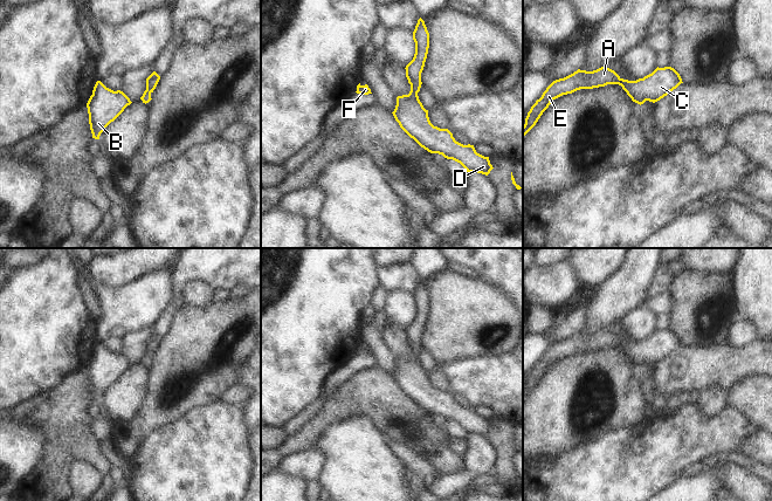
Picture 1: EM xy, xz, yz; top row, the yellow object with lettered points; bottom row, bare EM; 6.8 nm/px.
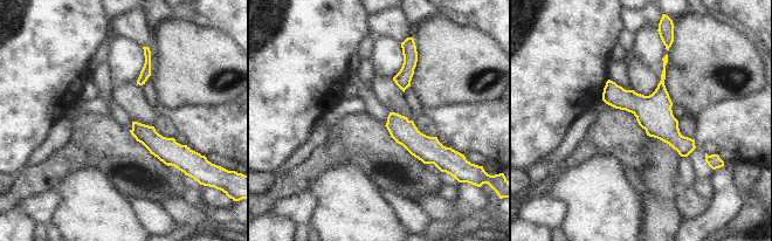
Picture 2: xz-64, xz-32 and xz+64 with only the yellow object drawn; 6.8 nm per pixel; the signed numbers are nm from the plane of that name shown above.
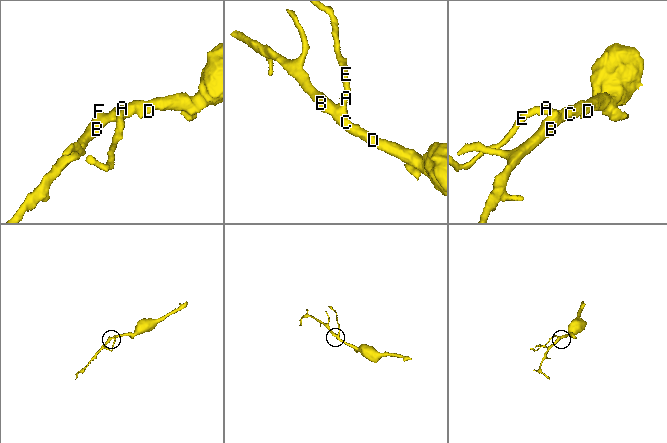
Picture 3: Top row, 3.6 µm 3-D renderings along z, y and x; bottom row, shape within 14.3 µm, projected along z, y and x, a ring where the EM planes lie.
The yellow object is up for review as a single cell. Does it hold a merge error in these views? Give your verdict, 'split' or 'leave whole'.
leave whole

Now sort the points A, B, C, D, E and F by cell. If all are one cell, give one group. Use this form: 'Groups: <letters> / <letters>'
Groups: A B C D E F

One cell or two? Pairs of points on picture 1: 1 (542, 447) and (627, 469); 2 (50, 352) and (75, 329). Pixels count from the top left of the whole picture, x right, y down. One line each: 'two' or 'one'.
1: two
2: one

